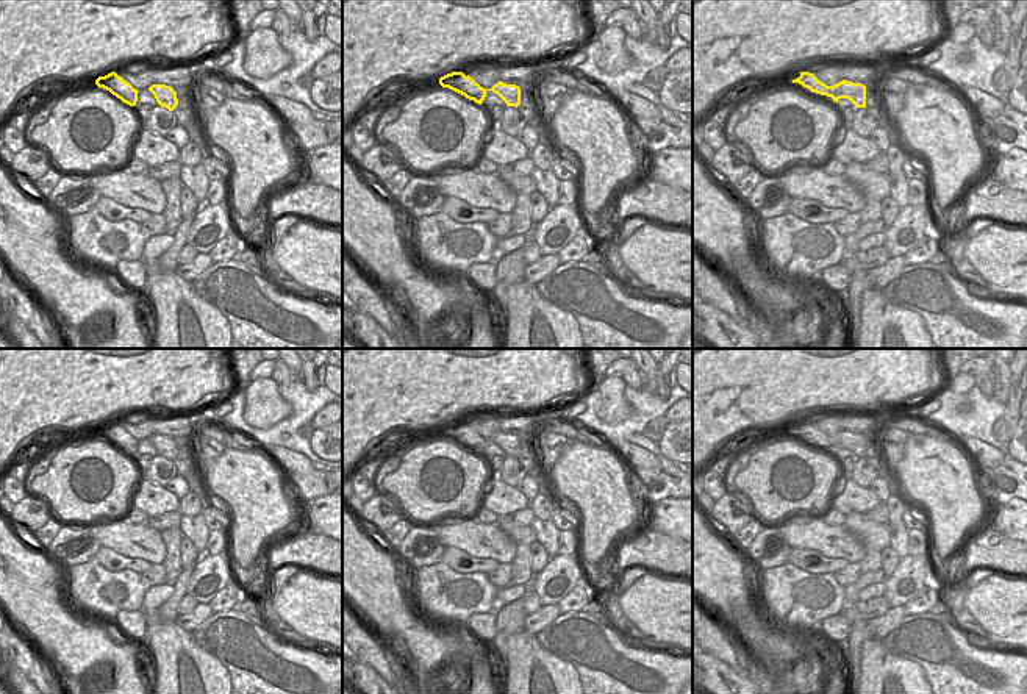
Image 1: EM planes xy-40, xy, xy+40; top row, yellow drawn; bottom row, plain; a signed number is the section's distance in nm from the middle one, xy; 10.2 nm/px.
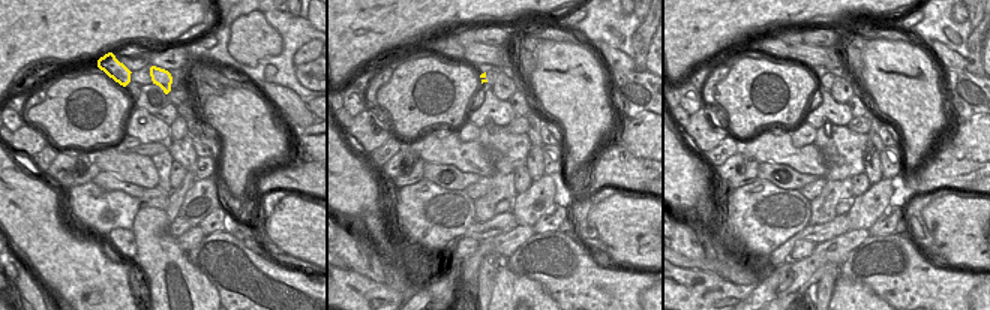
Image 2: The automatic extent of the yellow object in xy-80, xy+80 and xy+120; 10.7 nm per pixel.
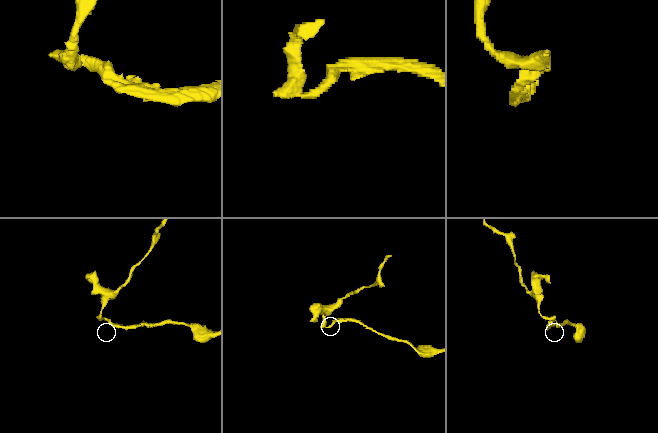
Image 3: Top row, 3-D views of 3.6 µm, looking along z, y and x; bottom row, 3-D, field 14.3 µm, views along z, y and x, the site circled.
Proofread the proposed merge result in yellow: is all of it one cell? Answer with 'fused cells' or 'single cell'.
fused cells

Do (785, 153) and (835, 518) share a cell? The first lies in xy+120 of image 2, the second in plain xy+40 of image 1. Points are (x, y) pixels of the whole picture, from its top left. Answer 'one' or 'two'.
two

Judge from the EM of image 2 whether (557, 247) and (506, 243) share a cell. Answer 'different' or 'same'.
different

